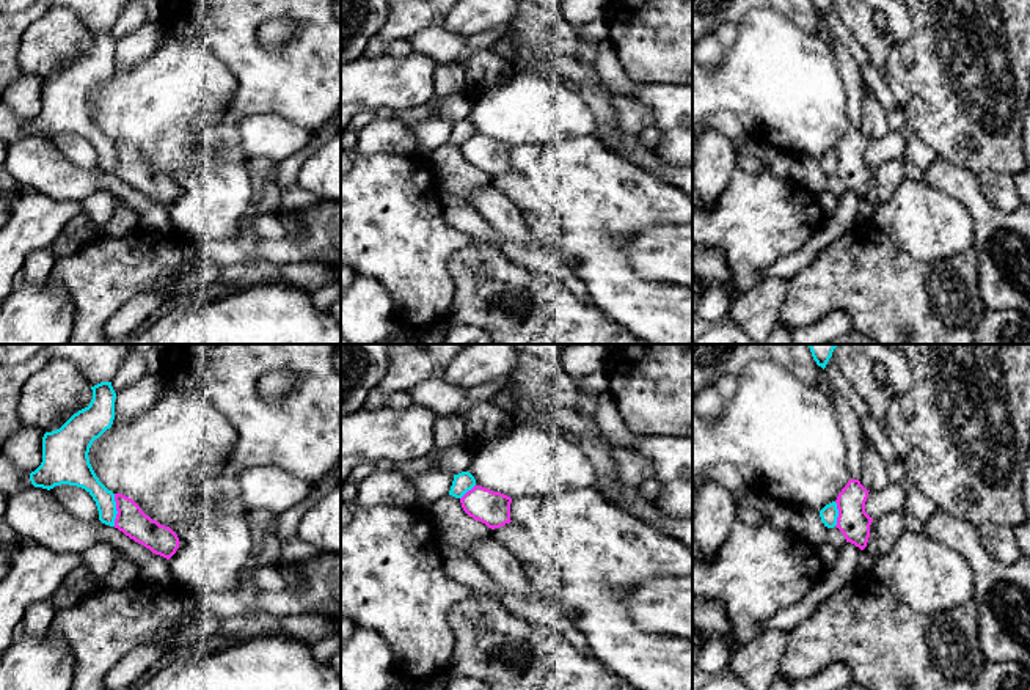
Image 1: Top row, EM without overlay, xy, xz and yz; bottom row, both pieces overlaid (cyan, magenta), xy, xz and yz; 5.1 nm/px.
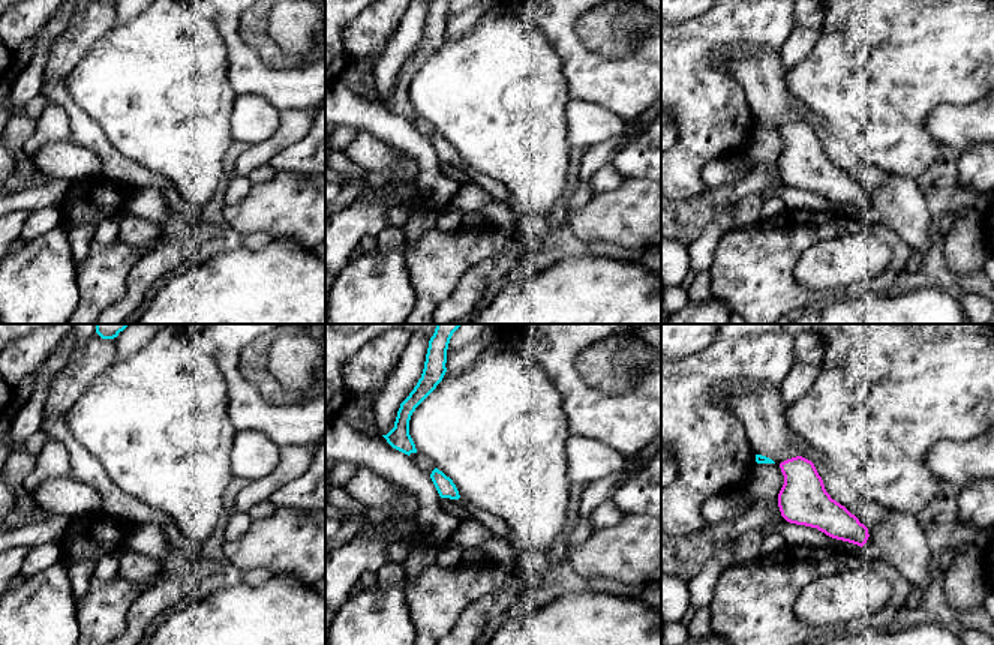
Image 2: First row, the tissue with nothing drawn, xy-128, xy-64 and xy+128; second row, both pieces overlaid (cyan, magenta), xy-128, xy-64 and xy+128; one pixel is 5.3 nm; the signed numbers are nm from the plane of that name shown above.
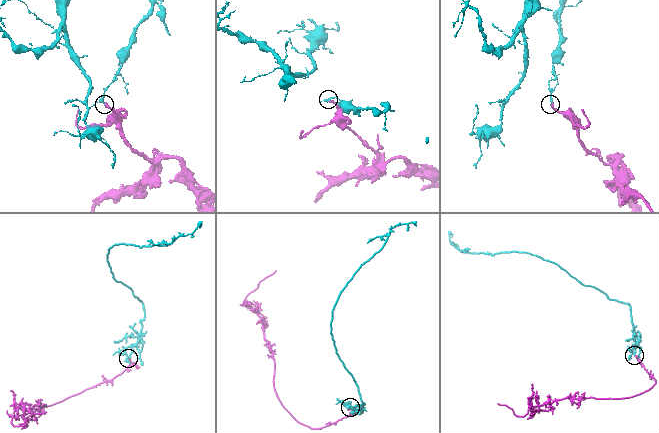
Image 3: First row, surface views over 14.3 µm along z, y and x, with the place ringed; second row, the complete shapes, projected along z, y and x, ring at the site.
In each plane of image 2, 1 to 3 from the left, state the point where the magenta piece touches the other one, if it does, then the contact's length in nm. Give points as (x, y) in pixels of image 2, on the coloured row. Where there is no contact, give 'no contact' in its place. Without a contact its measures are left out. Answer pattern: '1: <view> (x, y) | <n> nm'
1: no contact
2: no contact
3: no contact

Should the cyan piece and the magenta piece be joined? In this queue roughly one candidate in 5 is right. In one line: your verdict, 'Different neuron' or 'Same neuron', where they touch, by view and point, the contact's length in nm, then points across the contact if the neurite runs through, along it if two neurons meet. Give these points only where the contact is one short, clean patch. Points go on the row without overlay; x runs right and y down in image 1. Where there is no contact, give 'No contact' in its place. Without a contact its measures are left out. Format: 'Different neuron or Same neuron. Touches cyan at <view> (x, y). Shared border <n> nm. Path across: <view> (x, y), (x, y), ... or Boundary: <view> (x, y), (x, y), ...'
Different neuron. Touches cyan at xy (115, 157). Shared border 170 nm. Boundary: xy (113, 142), (116, 154), (115, 173)

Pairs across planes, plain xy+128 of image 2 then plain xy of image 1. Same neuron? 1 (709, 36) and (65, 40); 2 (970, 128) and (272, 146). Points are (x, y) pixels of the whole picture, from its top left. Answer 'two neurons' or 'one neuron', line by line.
1: two neurons
2: one neuron

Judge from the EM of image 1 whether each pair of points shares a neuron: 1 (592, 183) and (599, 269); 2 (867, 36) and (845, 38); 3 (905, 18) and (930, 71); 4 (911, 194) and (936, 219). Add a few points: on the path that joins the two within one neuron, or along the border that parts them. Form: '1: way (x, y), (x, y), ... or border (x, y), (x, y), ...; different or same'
1: way (595, 205), (595, 247); same
2: border (837, 16), (875, 68); different
3: border (913, 16), (913, 33), (906, 40), (895, 43); different
4: way (917, 200), (930, 212); same

